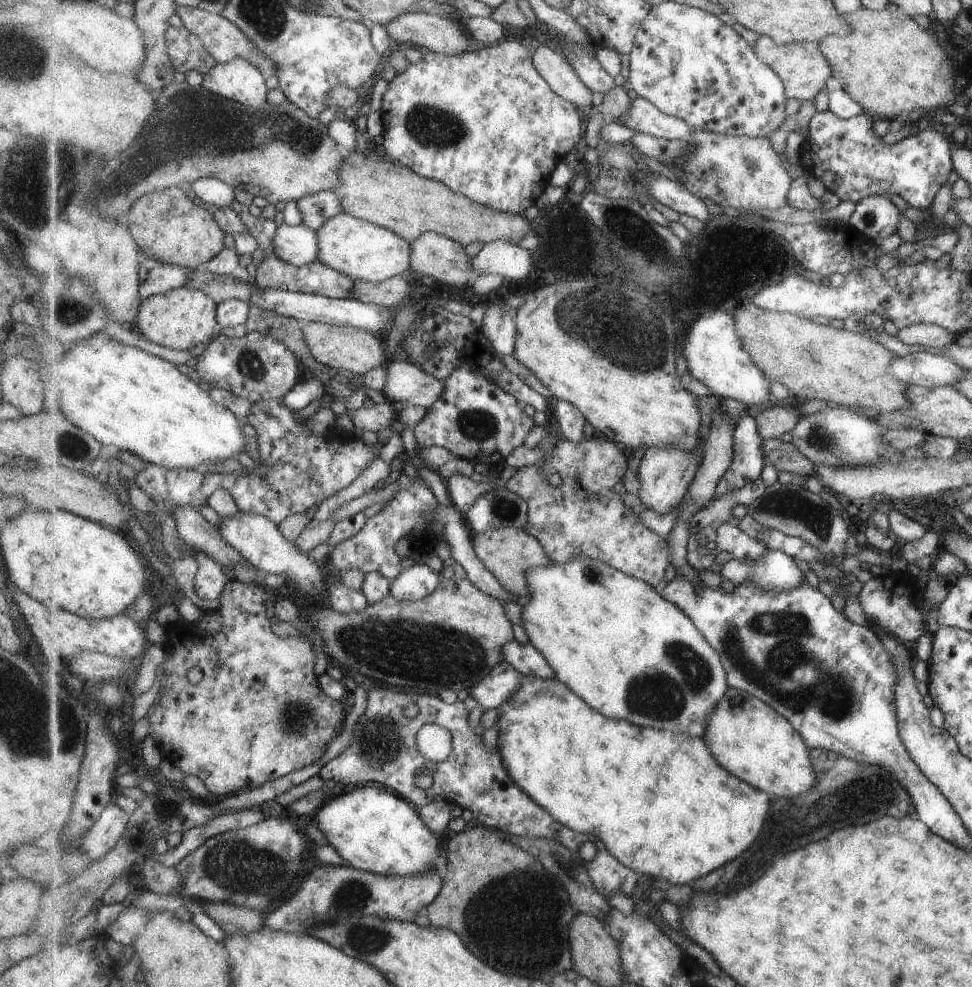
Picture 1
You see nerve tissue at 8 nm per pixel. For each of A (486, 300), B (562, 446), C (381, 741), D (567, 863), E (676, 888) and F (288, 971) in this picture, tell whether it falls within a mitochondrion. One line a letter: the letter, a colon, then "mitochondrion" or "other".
A: other
B: other
C: mitochondrion
D: mitochondrion
E: other
F: other

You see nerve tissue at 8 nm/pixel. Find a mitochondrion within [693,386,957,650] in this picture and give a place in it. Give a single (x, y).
(789, 505)

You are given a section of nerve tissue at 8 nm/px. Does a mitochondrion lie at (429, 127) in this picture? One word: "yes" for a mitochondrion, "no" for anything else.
yes

